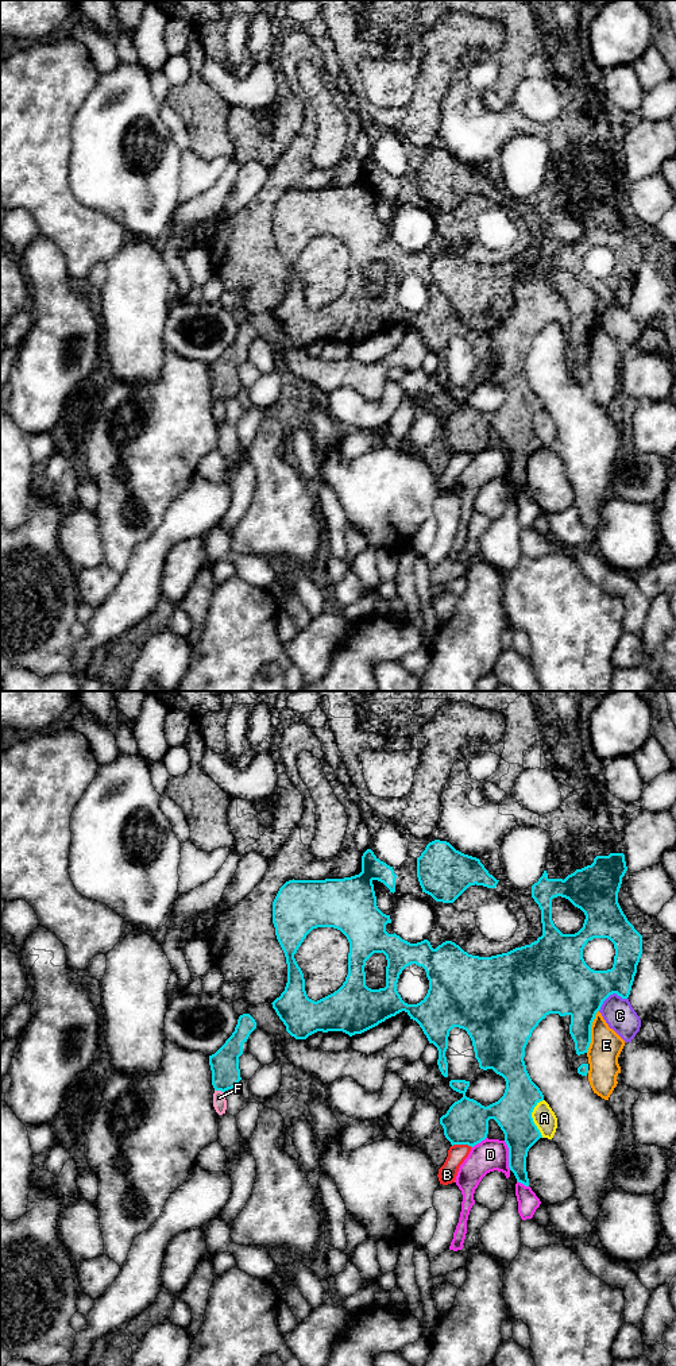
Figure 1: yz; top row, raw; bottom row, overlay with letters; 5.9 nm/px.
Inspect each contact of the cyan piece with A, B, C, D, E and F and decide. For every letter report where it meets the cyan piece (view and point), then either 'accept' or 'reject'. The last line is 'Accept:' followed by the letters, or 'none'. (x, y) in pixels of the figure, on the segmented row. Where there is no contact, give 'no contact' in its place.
A: yz (532, 1118) | reject
B: yz (462, 1143) | reject
C: yz (610, 994) | reject
D: yz (509, 1156) | reject
E: yz (590, 1031) | reject
F: yz (219, 1089) | reject
Accept: none

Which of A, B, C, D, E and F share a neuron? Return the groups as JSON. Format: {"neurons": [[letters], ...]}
{"neurons": [["A", "C", "E"], ["B"], ["D"], ["F"]]}

